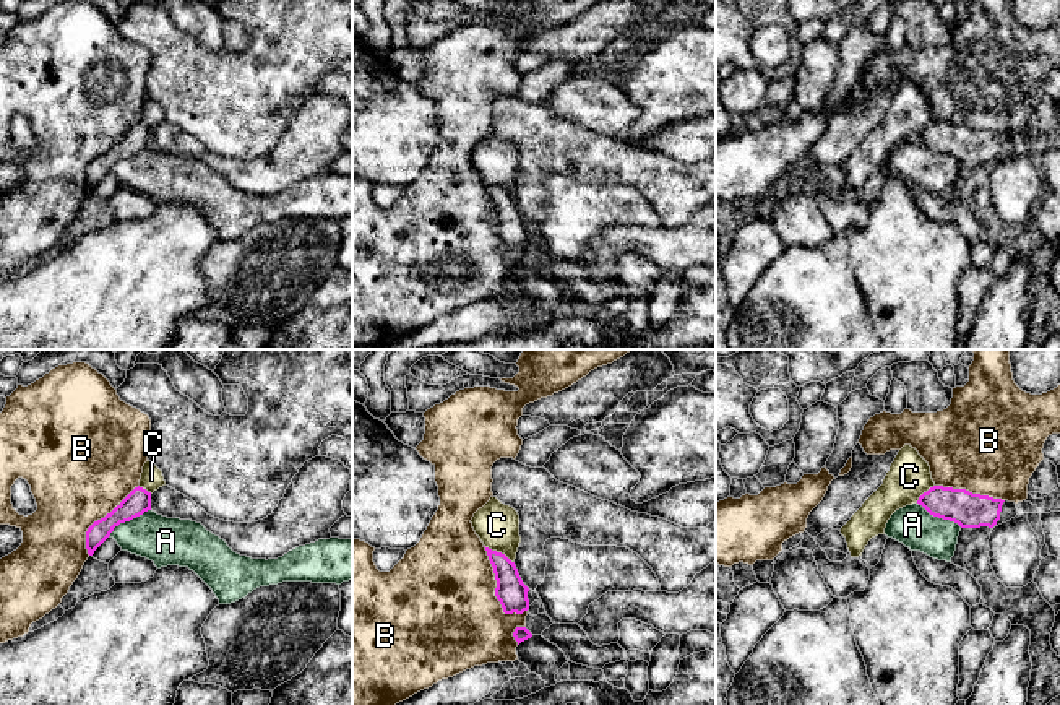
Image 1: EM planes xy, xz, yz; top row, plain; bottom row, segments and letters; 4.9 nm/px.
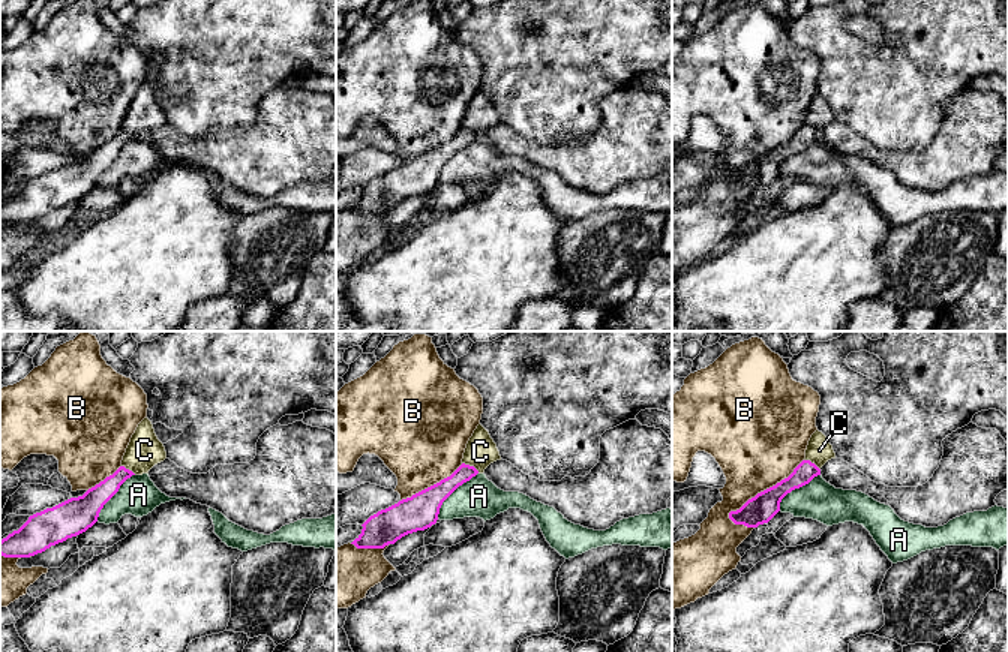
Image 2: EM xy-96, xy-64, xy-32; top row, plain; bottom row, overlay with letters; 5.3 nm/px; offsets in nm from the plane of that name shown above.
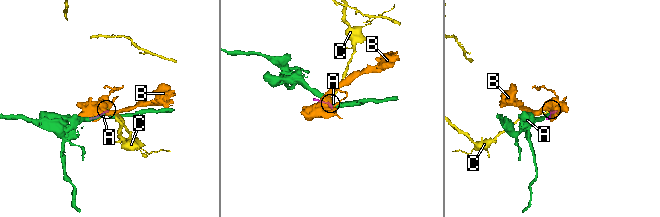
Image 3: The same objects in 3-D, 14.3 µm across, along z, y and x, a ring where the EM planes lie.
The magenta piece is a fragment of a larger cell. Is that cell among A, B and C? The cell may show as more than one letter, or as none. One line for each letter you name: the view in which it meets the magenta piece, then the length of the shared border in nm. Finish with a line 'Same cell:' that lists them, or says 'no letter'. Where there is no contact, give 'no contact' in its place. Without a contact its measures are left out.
C: contact in xz; length 180 nm
Same cell: C

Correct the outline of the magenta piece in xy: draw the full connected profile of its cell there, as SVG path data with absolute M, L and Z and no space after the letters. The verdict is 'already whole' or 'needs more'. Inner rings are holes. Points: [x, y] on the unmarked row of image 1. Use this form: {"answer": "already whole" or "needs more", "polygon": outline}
{"answer": "needs more", "polygon": "M149 96L143 102L140 122L135 123L110 149L94 158L86 167L86 185L94 187L110 172L115 162L151 146L151 130L166 122L162 107Z"}

